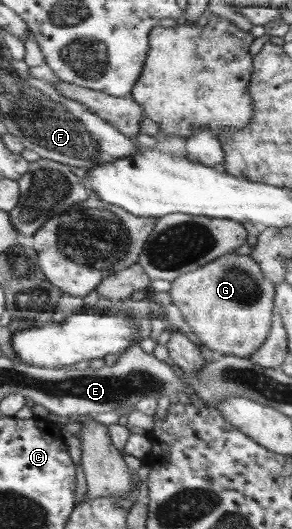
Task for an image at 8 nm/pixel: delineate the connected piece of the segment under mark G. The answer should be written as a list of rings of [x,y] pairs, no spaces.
[[[232,252],[174,279],[168,292],[171,303],[177,305],[185,323],[203,346],[213,350],[217,356],[247,358],[268,339],[271,315],[275,311],[273,291],[273,283],[259,262],[249,255]]]

